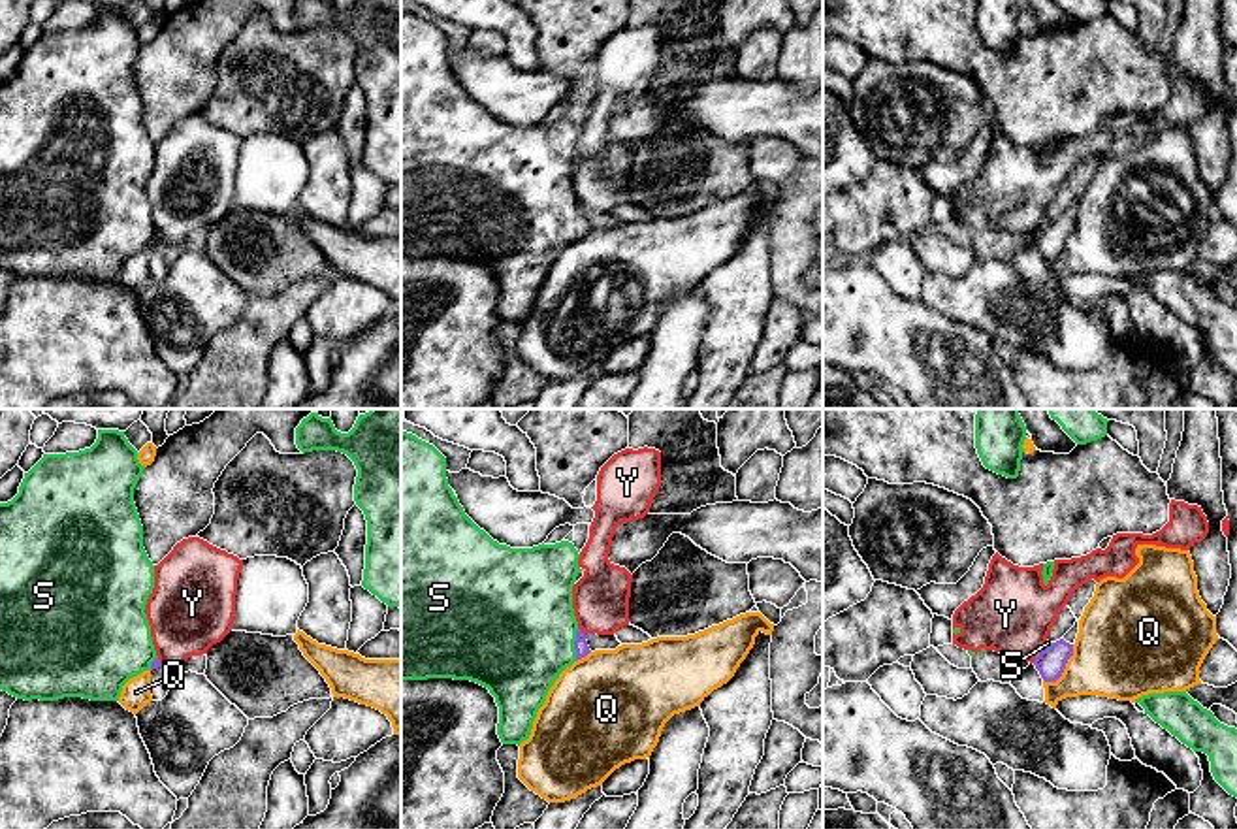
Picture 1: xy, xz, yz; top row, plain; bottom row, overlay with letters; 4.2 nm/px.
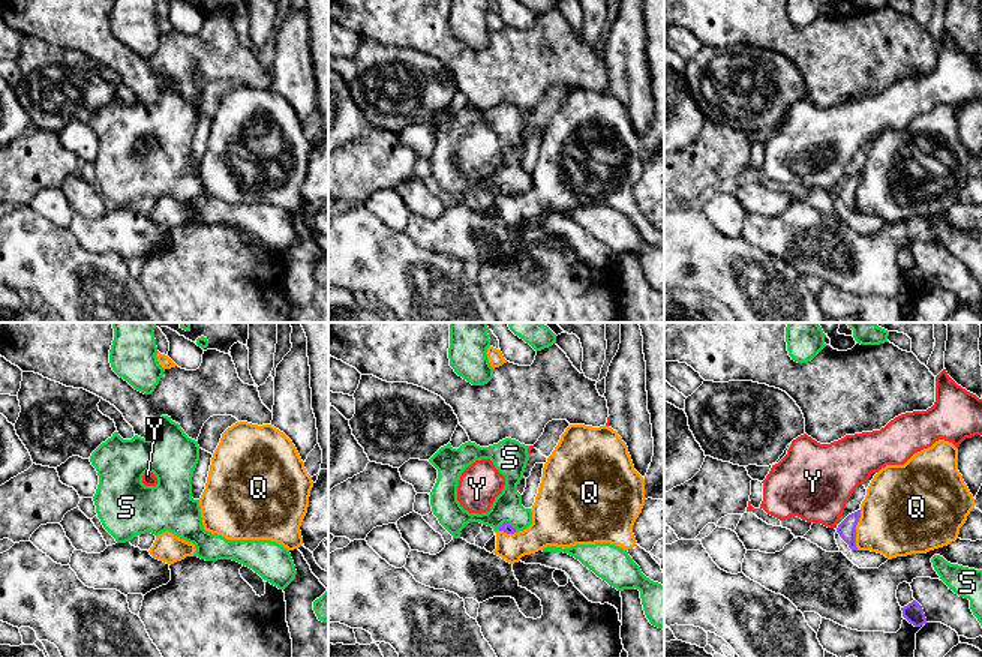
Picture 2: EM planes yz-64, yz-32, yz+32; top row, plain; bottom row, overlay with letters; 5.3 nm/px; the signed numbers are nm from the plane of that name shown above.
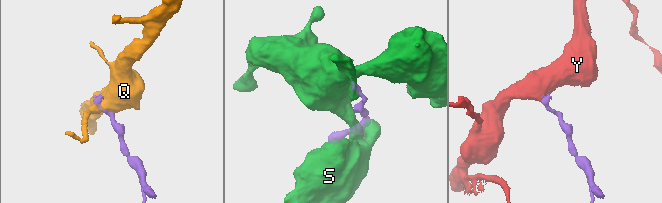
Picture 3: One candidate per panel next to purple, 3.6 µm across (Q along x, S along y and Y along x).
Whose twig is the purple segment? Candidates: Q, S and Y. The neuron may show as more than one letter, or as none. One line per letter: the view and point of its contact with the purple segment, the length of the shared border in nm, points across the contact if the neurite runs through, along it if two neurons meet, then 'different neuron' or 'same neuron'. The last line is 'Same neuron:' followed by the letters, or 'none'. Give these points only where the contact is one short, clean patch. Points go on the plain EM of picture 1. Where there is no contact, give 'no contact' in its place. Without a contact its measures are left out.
Q: contact yz (1064, 245); length 200 nm; border yz (1074, 223), (1074, 232), (1064, 249), (1055, 259), (1045, 260); different neuron
S: contact xz (575, 223); length 140 nm; different neuron
Y: contact xz (580, 208); length 50 nm; border xz (578, 204), (584, 211); different neuron
Same neuron: none

